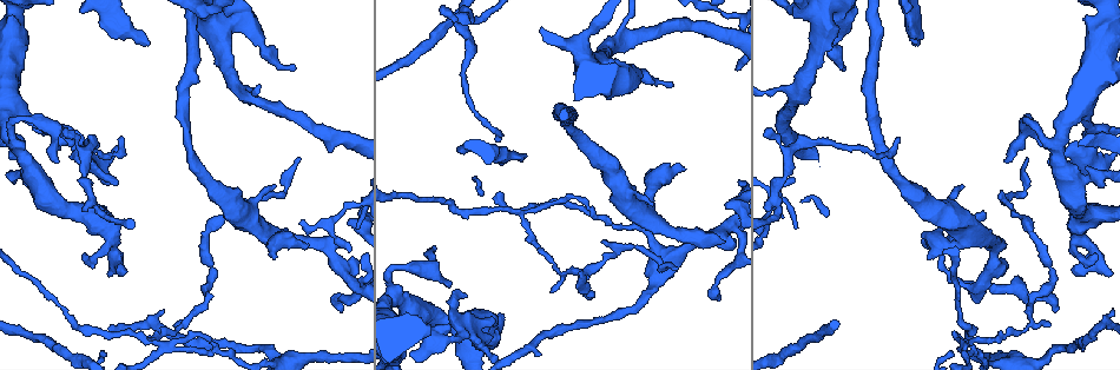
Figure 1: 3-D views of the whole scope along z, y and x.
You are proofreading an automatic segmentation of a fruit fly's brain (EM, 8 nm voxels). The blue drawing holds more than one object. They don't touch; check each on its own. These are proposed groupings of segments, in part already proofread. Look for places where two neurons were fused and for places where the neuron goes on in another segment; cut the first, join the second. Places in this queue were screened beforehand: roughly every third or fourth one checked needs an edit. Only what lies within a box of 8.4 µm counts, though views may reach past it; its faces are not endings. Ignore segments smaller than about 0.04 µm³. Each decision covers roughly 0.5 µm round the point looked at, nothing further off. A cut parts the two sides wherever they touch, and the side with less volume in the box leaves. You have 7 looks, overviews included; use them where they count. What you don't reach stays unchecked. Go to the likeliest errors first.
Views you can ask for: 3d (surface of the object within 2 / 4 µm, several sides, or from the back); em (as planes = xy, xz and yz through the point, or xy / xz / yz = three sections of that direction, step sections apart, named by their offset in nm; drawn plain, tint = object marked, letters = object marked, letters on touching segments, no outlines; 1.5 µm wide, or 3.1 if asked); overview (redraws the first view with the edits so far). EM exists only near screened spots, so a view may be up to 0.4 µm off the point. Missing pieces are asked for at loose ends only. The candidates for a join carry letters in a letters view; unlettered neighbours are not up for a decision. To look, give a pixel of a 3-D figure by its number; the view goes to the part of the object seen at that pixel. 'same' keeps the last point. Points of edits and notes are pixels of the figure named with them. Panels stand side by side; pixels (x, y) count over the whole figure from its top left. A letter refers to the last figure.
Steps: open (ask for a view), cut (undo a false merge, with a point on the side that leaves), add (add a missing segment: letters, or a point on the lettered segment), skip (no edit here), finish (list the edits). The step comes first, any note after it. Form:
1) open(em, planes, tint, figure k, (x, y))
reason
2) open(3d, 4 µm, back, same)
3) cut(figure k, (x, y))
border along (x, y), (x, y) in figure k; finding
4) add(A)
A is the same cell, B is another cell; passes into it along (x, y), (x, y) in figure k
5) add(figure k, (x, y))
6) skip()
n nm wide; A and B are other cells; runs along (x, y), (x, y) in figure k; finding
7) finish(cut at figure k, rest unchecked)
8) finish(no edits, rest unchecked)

open(3d, 2 µm, figure 1, (522, 211))
abrupt turn

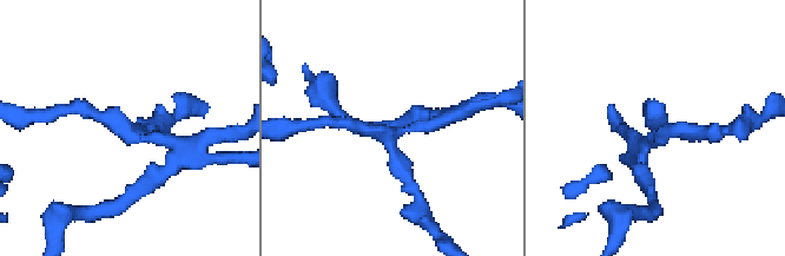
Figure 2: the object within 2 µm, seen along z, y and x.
open(em, planes, letters, figure 2, (661, 139))
need the tissue

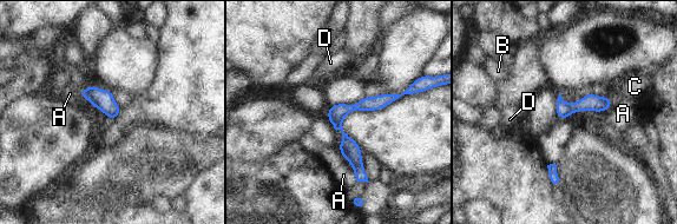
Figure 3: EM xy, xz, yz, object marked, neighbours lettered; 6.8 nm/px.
skip()
110 nm wide; A, B, C and D are other cells; border along (350, 168), (356, 180) in figure 3; continuous, no second neuron

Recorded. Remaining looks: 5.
open(em, xz, step 8, letters, figure 1, (843, 68))
branch stops here

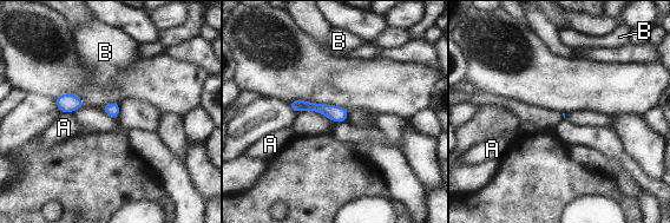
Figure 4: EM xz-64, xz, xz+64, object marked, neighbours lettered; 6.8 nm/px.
open(em, planes, letters, same)
cut it another way

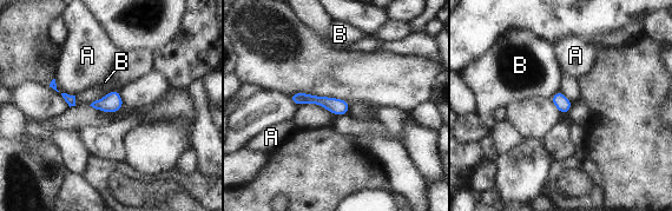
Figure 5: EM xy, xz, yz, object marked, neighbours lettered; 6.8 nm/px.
skip()
100 nm wide; A and B are other cells; runs along (294, 96), (347, 106) in figure 5; no lettered segment goes on from it

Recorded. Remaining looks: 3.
open(em, planes, plain, figure 1, (493, 327))
abrupt turn

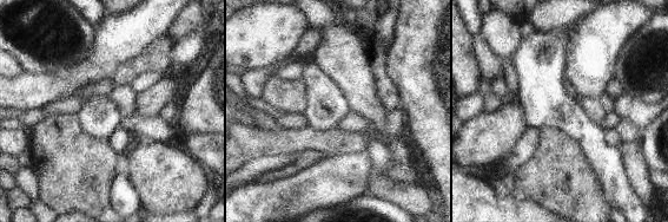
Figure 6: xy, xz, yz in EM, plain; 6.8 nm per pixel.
open(em, planes, letters, same)
what lies round it

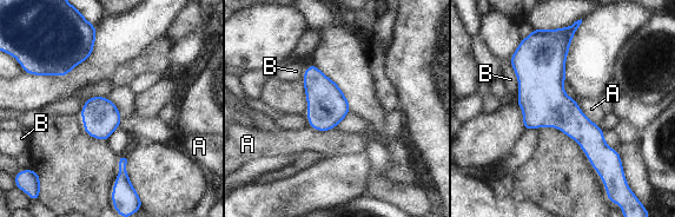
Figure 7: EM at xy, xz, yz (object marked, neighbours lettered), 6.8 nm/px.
skip()
240 nm wide; A and B are other cells; border along (309, 126), (323, 131), (333, 130) in figure 7; one neuron here

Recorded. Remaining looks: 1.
finish(no edits, rest unchecked)

